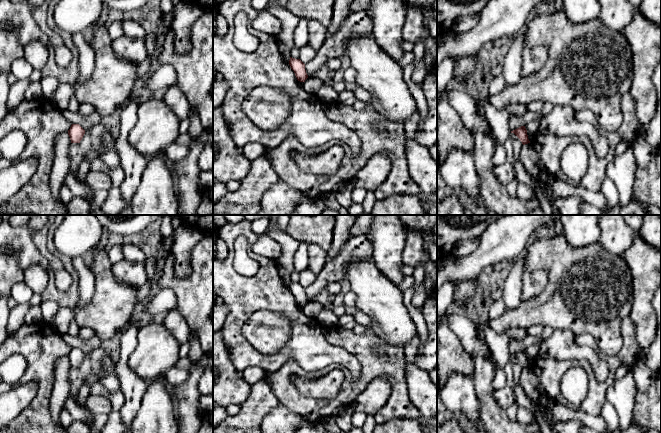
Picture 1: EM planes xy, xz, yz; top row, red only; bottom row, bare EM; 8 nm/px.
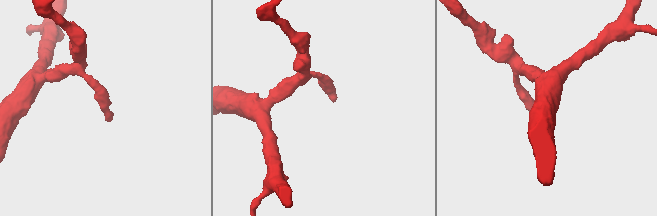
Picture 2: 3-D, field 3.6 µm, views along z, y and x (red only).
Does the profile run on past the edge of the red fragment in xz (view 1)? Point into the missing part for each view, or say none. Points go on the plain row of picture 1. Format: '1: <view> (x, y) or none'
1: none

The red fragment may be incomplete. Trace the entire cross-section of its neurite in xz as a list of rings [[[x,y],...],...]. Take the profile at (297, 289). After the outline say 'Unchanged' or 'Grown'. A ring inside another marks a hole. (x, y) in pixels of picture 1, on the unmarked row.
[[[290,281],[289,289],[294,295],[297,304],[300,306],[305,306],[305,304],[308,302],[305,294],[305,288],[300,283]]]. Unchanged

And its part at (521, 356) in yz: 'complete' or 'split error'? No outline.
complete

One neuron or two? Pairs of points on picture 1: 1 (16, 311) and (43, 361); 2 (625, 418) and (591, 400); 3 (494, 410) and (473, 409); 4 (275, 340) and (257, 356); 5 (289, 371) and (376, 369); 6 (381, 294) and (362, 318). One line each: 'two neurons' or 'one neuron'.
1: two neurons
2: two neurons
3: two neurons
4: two neurons
5: one neuron
6: two neurons

